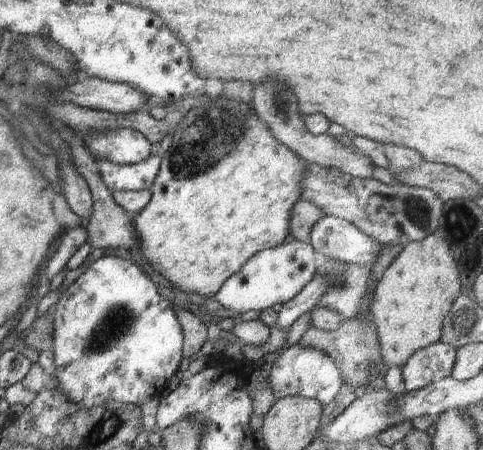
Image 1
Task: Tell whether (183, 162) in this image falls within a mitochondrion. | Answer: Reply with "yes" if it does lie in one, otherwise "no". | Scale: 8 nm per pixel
yes

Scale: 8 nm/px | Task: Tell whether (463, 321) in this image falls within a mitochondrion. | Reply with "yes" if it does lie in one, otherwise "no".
yes

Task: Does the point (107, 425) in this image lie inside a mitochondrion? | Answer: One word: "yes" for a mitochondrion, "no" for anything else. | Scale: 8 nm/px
yes

